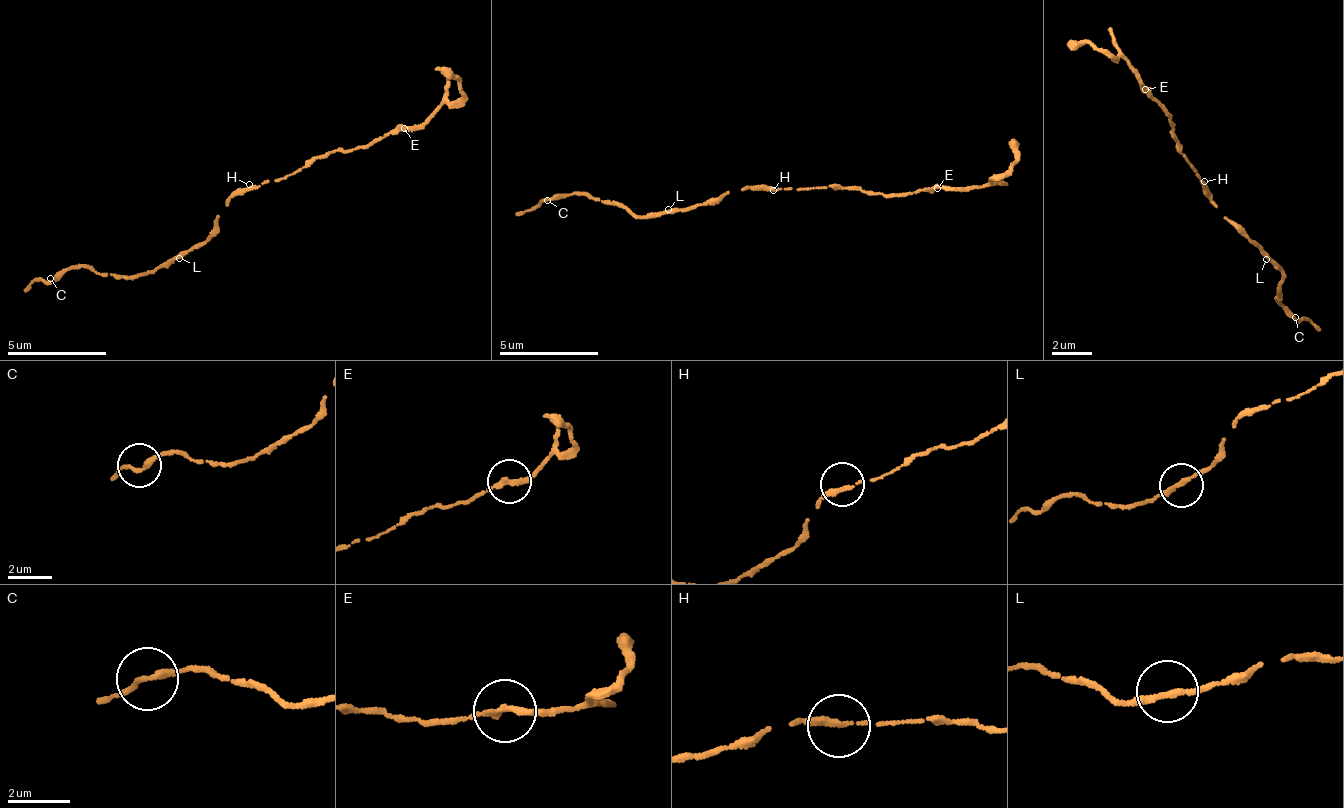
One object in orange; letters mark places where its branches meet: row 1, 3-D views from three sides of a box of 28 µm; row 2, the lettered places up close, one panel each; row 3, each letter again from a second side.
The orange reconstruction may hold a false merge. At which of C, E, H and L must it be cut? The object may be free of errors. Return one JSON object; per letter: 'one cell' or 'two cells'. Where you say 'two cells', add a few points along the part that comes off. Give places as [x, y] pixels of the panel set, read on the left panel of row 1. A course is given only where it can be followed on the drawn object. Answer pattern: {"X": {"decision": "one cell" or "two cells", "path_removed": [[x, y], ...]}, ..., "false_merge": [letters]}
{"C": {"decision": "one cell"}, "E": {"decision": "one cell"}, "H": {"decision": "one cell"}, "L": {"decision": "one cell"}, "false_merge": []}

